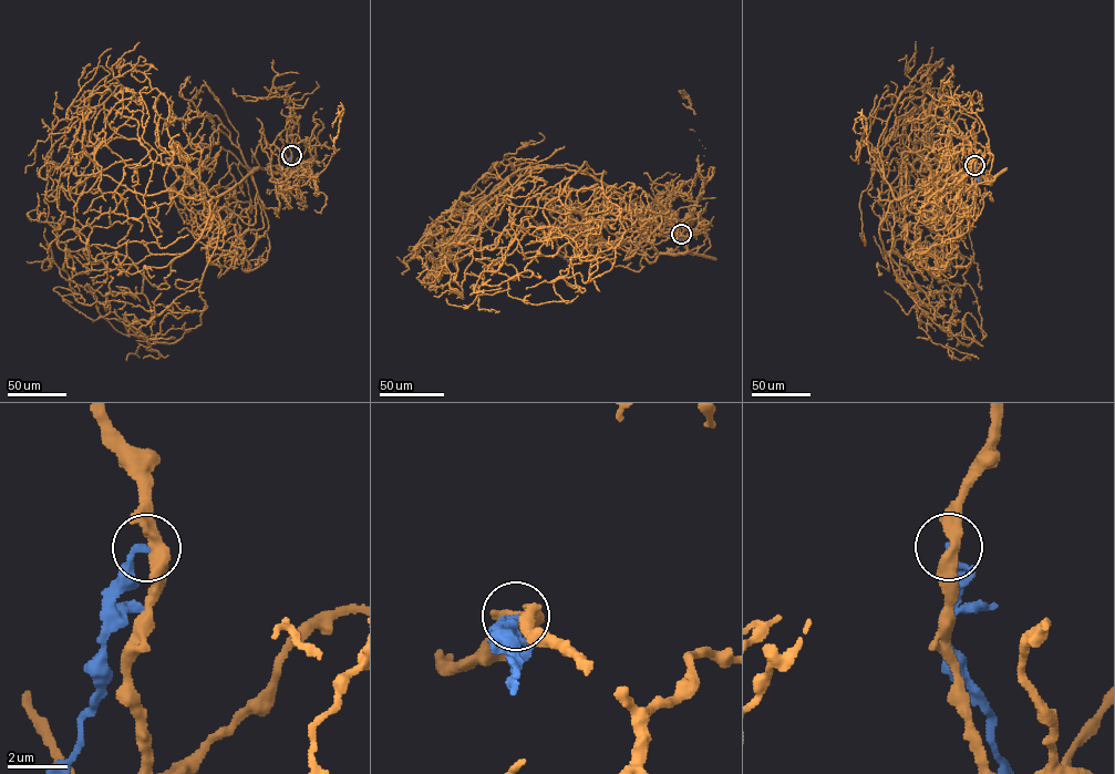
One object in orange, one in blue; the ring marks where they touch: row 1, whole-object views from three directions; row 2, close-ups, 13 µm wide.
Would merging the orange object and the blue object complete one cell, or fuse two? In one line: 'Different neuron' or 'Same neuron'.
Same neuron

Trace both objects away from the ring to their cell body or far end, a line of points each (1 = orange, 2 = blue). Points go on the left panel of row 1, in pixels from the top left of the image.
1: (291, 155), (288, 174), (258, 168), (213, 197), (199, 238), (146, 267), (141, 292), (89, 285), (137, 333)
2: (291, 155), (286, 172), (280, 165)

